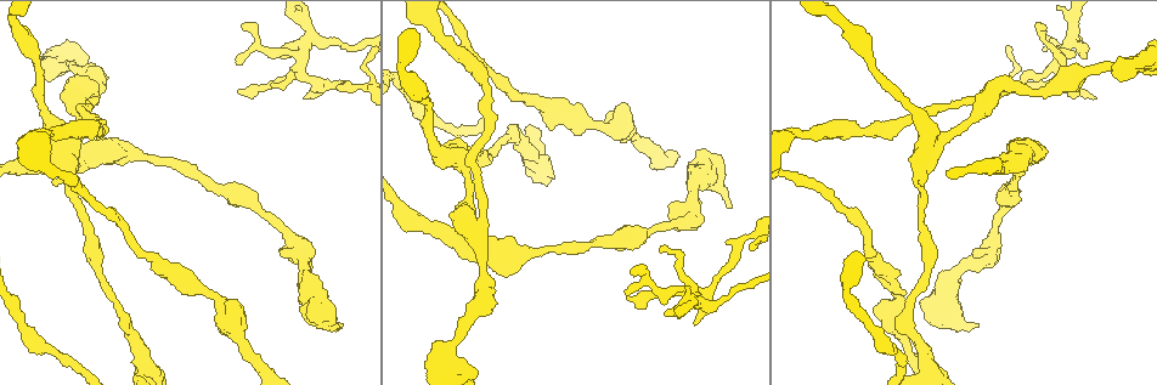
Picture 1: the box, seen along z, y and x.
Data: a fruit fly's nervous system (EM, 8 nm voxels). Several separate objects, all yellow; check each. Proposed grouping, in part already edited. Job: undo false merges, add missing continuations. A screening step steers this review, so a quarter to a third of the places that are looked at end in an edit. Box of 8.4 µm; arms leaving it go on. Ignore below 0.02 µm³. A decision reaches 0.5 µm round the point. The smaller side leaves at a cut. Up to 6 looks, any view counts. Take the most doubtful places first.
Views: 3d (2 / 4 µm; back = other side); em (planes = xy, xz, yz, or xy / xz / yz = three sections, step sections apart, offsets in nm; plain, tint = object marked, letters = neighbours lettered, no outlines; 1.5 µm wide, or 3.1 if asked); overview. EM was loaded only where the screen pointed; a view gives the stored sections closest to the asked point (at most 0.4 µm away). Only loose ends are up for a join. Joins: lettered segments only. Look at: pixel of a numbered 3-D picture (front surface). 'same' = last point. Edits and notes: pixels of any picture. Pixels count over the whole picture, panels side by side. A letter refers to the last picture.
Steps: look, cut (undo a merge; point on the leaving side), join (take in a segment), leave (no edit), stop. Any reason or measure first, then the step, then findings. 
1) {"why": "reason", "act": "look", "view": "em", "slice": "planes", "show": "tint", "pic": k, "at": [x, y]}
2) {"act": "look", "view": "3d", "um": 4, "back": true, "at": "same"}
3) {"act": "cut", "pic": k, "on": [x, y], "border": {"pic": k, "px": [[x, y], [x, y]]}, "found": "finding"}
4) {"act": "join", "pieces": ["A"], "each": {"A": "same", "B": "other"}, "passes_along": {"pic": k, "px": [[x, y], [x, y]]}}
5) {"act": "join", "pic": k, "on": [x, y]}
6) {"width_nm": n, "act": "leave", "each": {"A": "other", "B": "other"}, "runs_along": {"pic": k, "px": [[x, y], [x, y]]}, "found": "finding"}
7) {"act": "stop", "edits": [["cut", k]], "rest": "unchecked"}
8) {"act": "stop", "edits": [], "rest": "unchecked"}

{"why": "free end", "act": "look", "view": "em", "slice": "planes", "show": "tint", "pic": 1, "at": [731, 206]}

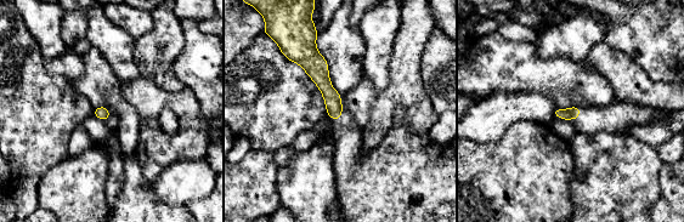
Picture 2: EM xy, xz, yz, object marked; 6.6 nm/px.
{"why": "see the neighbours", "act": "look", "view": "em", "slice": "planes", "show": "letters", "at": "same"}

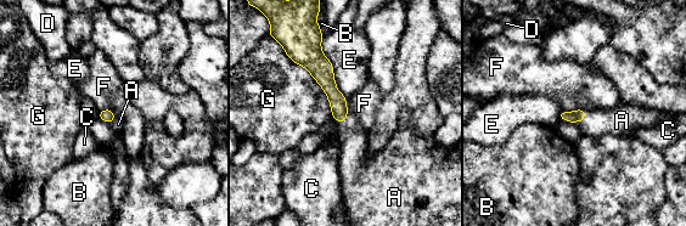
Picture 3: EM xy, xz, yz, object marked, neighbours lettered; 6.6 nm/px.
{"act": "join", "pieces": ["A"], "each": {"A": "same", "B": "other", "C": "other", "D": "other", "E": "other", "F": "other", "G": "other"}, "passes_along": {"pic": 3, "px": [[339, 109], [344, 120], [353, 137]]}, "found": "it goes on there"}

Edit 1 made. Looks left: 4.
{"why": "tapers out", "act": "look", "view": "em", "slice": "xy", "step": 8, "show": "tint", "pic": 1, "at": [660, 246]}

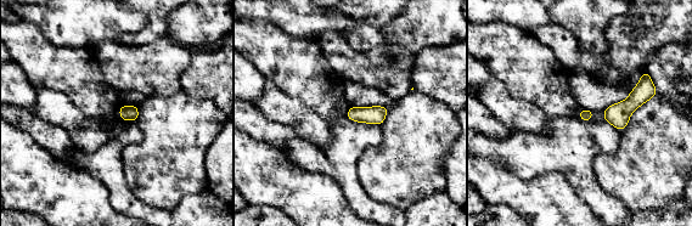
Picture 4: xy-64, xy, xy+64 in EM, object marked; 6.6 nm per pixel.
{"act": "look", "view": "em", "slice": "planes", "show": "letters", "at": "same"}

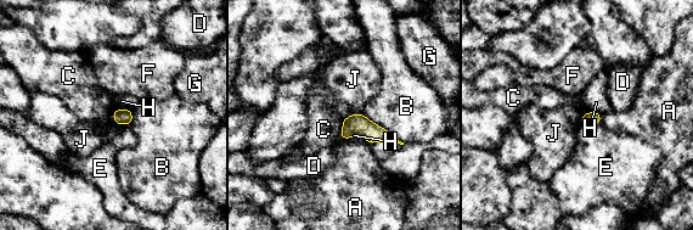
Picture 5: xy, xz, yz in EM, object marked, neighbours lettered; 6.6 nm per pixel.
{"longest_contact_nm": ["B", 360], "act": "leave", "each": {"A": "other", "B": "other", "C": "other", "D": "other", "E": "other", "F": "other", "G": "other", "H": "other", "J": "other"}, "border": {"pic": 5, "px": [[360, 112], [344, 118]]}, "found": "no lettered segment goes on from it"}

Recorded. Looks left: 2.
{"act": "stop", "edits": [["join", 3]], "rest": "unchecked"}

